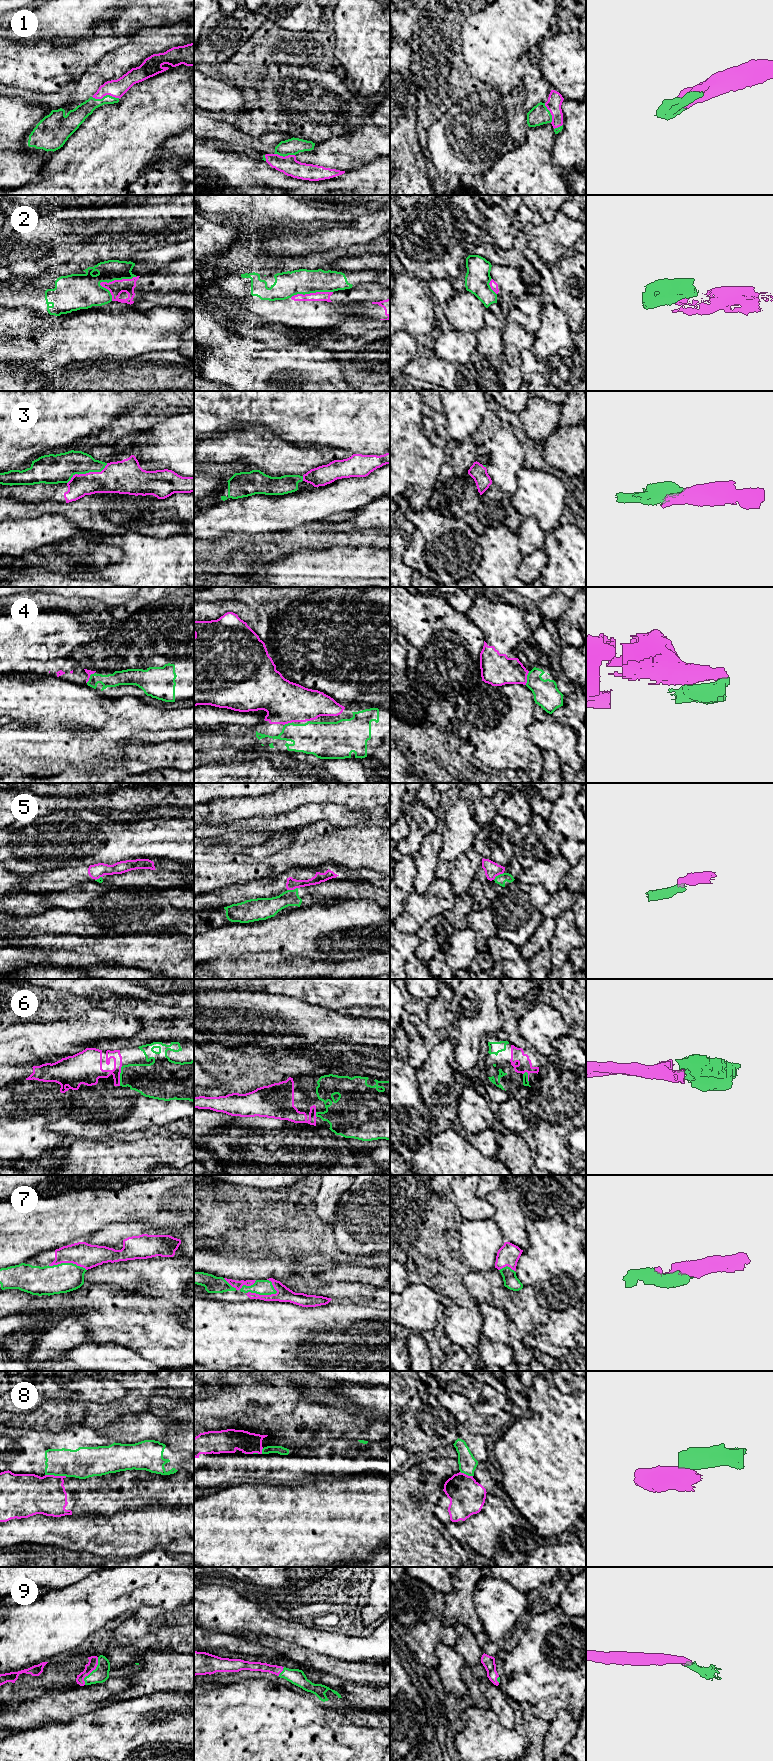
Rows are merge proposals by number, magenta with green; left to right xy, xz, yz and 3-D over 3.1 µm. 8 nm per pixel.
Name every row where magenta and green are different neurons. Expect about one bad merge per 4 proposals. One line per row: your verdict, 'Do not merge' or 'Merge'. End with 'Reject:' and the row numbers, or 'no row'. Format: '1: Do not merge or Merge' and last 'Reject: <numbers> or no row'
1: Merge
2: Do not merge
3: Merge
4: Merge
5: Do not merge
6: Merge
7: Merge
8: Do not merge
9: Merge
Reject: 2, 5, 8

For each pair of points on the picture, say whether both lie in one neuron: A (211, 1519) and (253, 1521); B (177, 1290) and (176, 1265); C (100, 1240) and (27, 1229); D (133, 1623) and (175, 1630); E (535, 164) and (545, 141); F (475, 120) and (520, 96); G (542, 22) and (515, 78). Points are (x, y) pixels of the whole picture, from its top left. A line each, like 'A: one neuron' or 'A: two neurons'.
A: one neuron
B: one neuron
C: two neurons
D: one neuron
E: one neuron
F: one neuron
G: one neuron

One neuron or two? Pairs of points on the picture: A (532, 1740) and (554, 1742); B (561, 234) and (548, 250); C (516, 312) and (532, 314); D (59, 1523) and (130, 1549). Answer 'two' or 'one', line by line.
A: two
B: one
C: one
D: one

